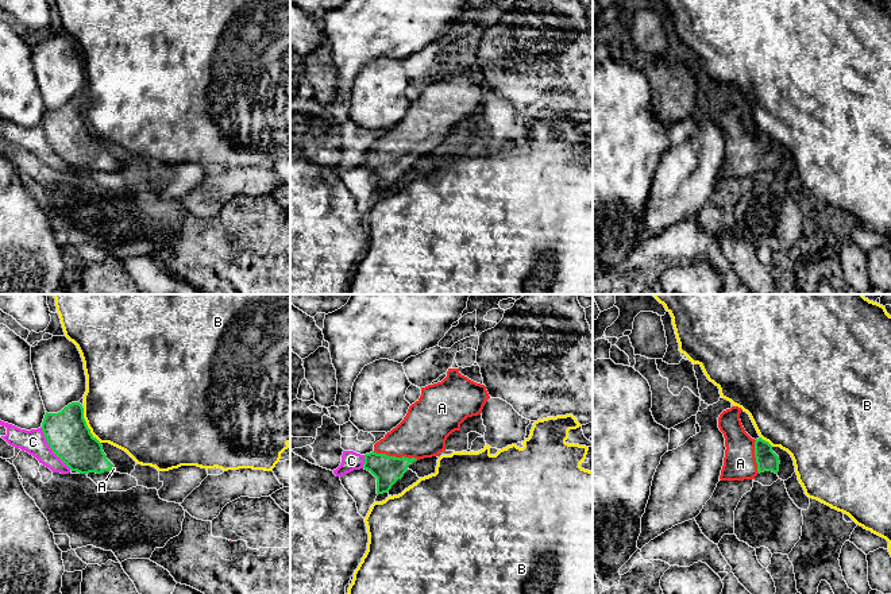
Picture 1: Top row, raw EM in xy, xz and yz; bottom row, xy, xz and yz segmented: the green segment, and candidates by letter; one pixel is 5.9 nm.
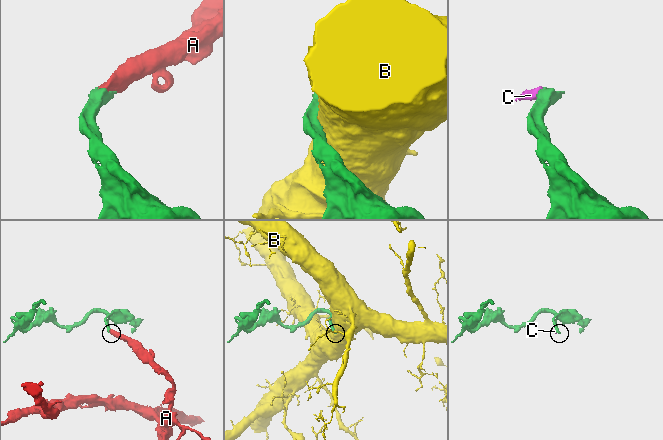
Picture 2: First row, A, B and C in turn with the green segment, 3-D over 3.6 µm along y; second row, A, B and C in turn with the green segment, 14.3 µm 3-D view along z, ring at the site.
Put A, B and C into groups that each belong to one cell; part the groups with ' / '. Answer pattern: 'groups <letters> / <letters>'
groups A / B / C

